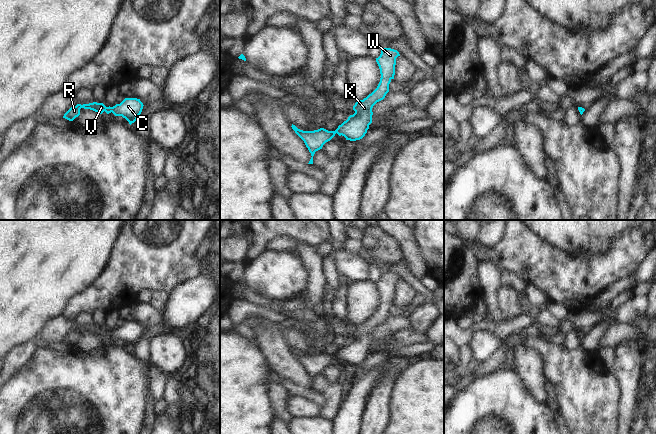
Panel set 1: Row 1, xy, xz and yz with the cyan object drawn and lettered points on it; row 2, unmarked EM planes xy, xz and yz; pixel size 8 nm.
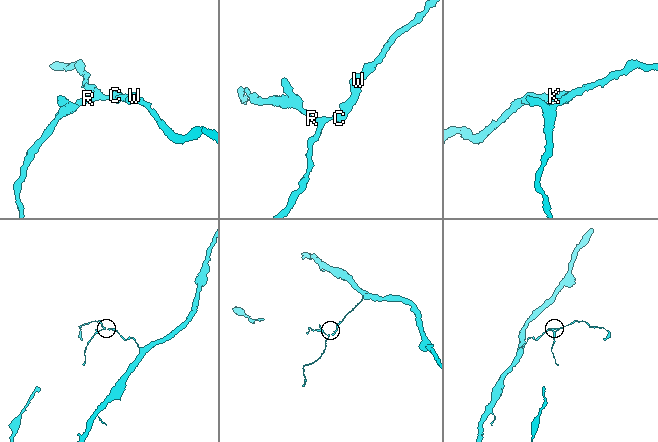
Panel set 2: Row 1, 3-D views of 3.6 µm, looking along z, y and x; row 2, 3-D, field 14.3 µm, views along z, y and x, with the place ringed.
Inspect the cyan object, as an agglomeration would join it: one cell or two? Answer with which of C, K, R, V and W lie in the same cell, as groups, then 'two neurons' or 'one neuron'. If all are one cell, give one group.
C K R V W; one neuron

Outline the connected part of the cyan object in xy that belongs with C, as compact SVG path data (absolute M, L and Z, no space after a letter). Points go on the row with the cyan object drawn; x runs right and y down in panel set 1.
M125 98L120 104L116 104L113 107L106 107L103 103L89 103L89 104L77 104L71 107L63 116L63 118L73 121L80 115L80 109L90 109L97 113L102 114L104 111L109 114L113 113L115 116L122 116L129 124L134 123L143 109L143 103L137 98Z

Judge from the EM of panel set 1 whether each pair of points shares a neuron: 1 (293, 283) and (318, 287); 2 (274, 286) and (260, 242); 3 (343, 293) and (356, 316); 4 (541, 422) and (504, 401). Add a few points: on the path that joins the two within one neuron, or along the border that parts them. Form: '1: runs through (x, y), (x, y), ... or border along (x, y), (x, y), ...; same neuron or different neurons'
1: border along (304, 262), (309, 273), (309, 285), (301, 296); different neurons
2: border along (266, 250), (255, 259), (249, 260); different neurons
3: border along (352, 283), (348, 296), (348, 318); different neurons
4: runs through (532, 422), (525, 422), (513, 410); same neuron

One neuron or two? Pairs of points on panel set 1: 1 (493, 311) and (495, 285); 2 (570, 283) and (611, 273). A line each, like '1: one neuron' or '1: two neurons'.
1: one neuron
2: one neuron

